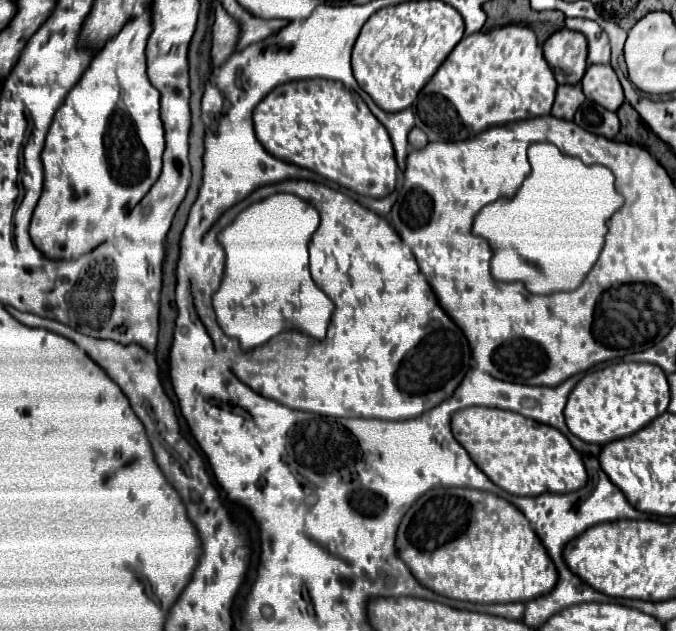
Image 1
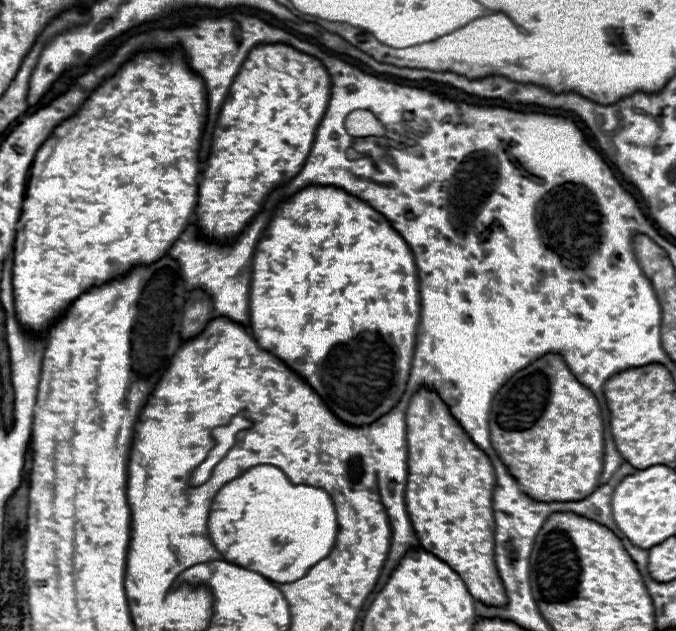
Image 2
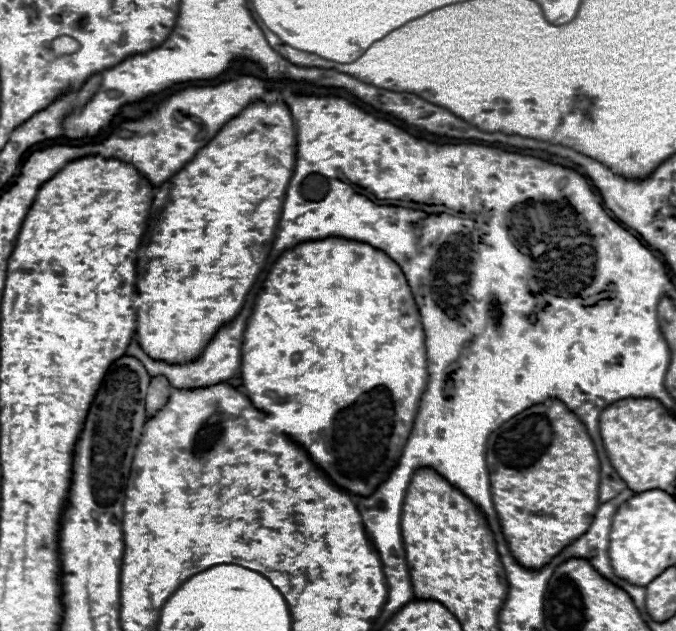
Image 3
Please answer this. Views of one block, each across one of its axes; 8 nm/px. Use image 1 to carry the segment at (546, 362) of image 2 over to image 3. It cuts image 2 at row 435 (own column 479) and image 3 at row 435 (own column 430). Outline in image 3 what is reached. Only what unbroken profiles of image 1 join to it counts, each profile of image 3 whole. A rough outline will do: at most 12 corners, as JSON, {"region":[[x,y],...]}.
{"region":[[544,400],[486,444],[512,556],[538,570],[600,506],[586,426]]}

